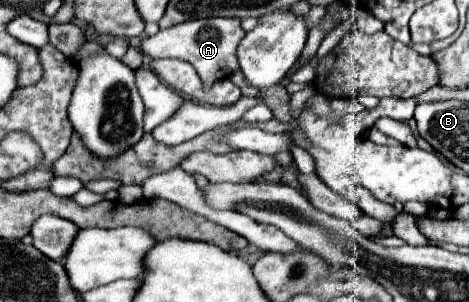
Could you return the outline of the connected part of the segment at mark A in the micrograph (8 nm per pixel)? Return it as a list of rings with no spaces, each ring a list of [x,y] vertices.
[[[208,17],[208,19],[194,19],[184,21],[174,27],[168,27],[164,31],[158,31],[154,37],[146,37],[140,43],[140,49],[144,55],[152,59],[182,59],[188,61],[204,81],[204,85],[212,85],[218,79],[230,77],[238,69],[236,59],[236,47],[242,41],[246,33],[240,27],[240,19],[228,19],[228,17]]]

